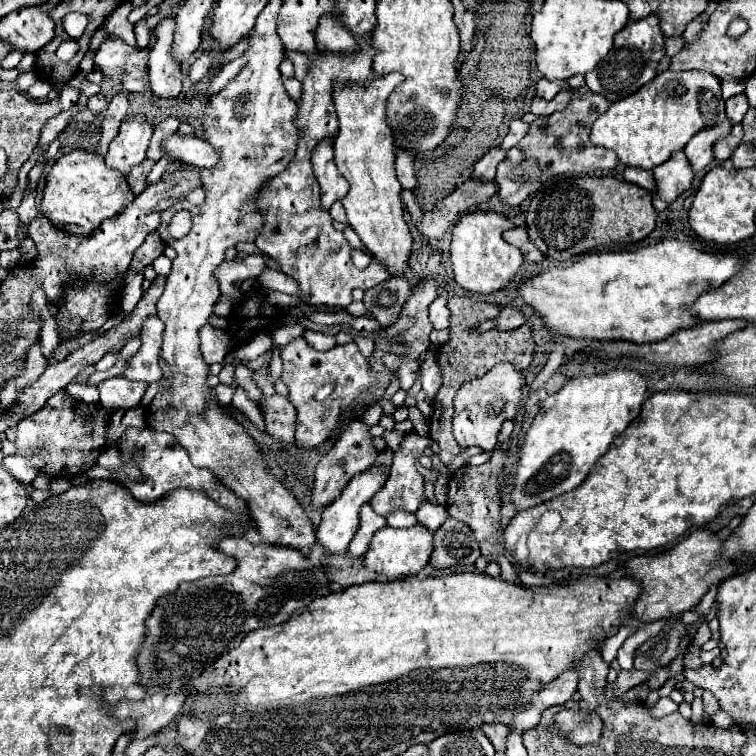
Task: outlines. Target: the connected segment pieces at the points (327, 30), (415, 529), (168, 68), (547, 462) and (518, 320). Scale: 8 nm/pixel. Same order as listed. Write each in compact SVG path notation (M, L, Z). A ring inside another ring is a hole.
M335 12L321 16L319 26L315 30L315 42L317 42L317 52L321 54L351 56L359 52L359 44L355 42L355 36L351 34L349 28L345 28L345 24L339 22Z
M415 524L411 528L385 526L375 532L367 554L363 556L365 558L363 562L369 570L383 574L387 580L397 580L403 576L419 574L427 566L431 554L433 554L433 532L429 532L425 526L421 524Z
M163 18L155 28L155 44L149 52L149 82L151 92L161 98L175 98L181 92L181 66L173 58L173 34L175 34L175 18Z
M613 368L601 374L573 378L559 392L551 394L541 404L539 414L535 416L529 432L525 434L525 442L517 466L515 490L511 494L517 510L533 508L537 504L543 504L565 492L575 490L587 478L595 462L609 450L611 442L639 416L645 398L647 398L647 380L643 374L631 368Z
M505 306L501 308L499 316L495 318L495 326L499 330L511 330L511 328L519 328L527 322L527 318L521 314L519 308L513 308L513 306Z

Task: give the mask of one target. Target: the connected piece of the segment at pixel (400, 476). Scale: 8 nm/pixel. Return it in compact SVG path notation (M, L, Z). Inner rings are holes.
M409 432L405 436L405 442L401 446L401 450L395 452L393 456L393 464L391 464L391 474L383 486L383 490L379 490L379 494L375 494L375 498L371 498L371 508L385 517L385 514L393 512L395 508L405 508L409 512L417 512L425 502L427 502L427 496L425 496L425 478L423 474L417 470L417 462L421 456L425 456L425 452L431 448L433 440L431 438L423 438L415 432Z

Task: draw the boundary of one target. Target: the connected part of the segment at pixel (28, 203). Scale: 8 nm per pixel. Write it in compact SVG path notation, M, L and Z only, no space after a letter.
M29 188L25 190L25 196L23 196L23 202L21 202L21 206L17 208L19 210L19 218L21 218L21 224L23 224L23 236L27 238L29 236L29 222L33 220L33 218L37 218L37 208L35 208L35 192L31 192L31 194L27 194L29 192Z

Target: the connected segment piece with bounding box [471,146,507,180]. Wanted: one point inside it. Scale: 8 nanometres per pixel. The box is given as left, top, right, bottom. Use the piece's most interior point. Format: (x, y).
(484, 169)

